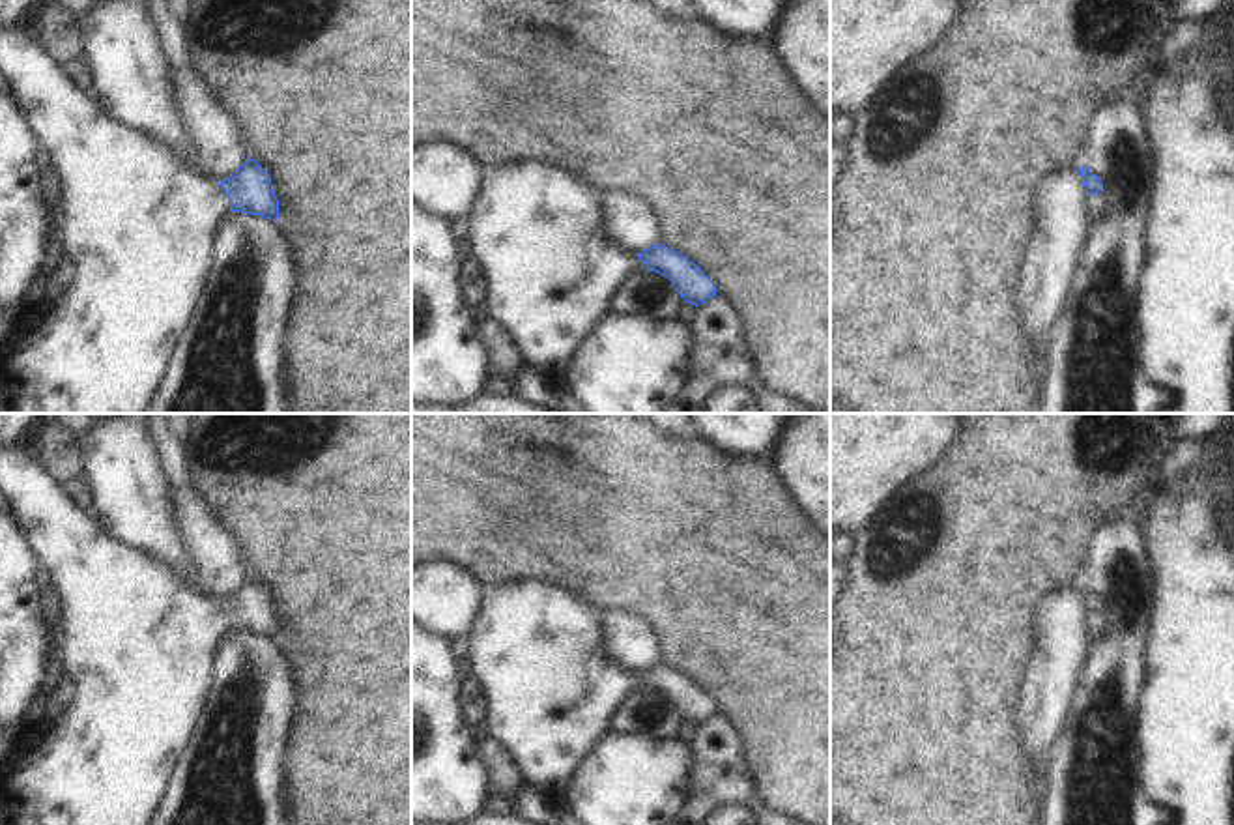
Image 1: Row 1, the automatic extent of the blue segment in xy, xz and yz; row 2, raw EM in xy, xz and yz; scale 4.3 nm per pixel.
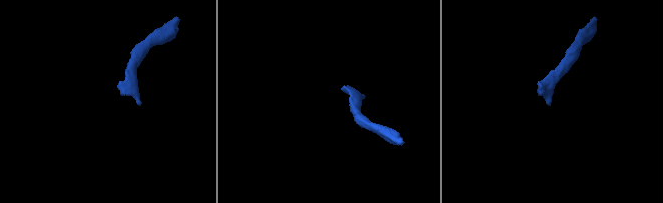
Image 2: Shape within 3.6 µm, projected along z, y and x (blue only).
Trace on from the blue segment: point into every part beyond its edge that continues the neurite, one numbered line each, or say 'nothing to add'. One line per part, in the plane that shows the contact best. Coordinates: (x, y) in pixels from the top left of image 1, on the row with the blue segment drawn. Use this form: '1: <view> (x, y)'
1: xy (137, 234)

